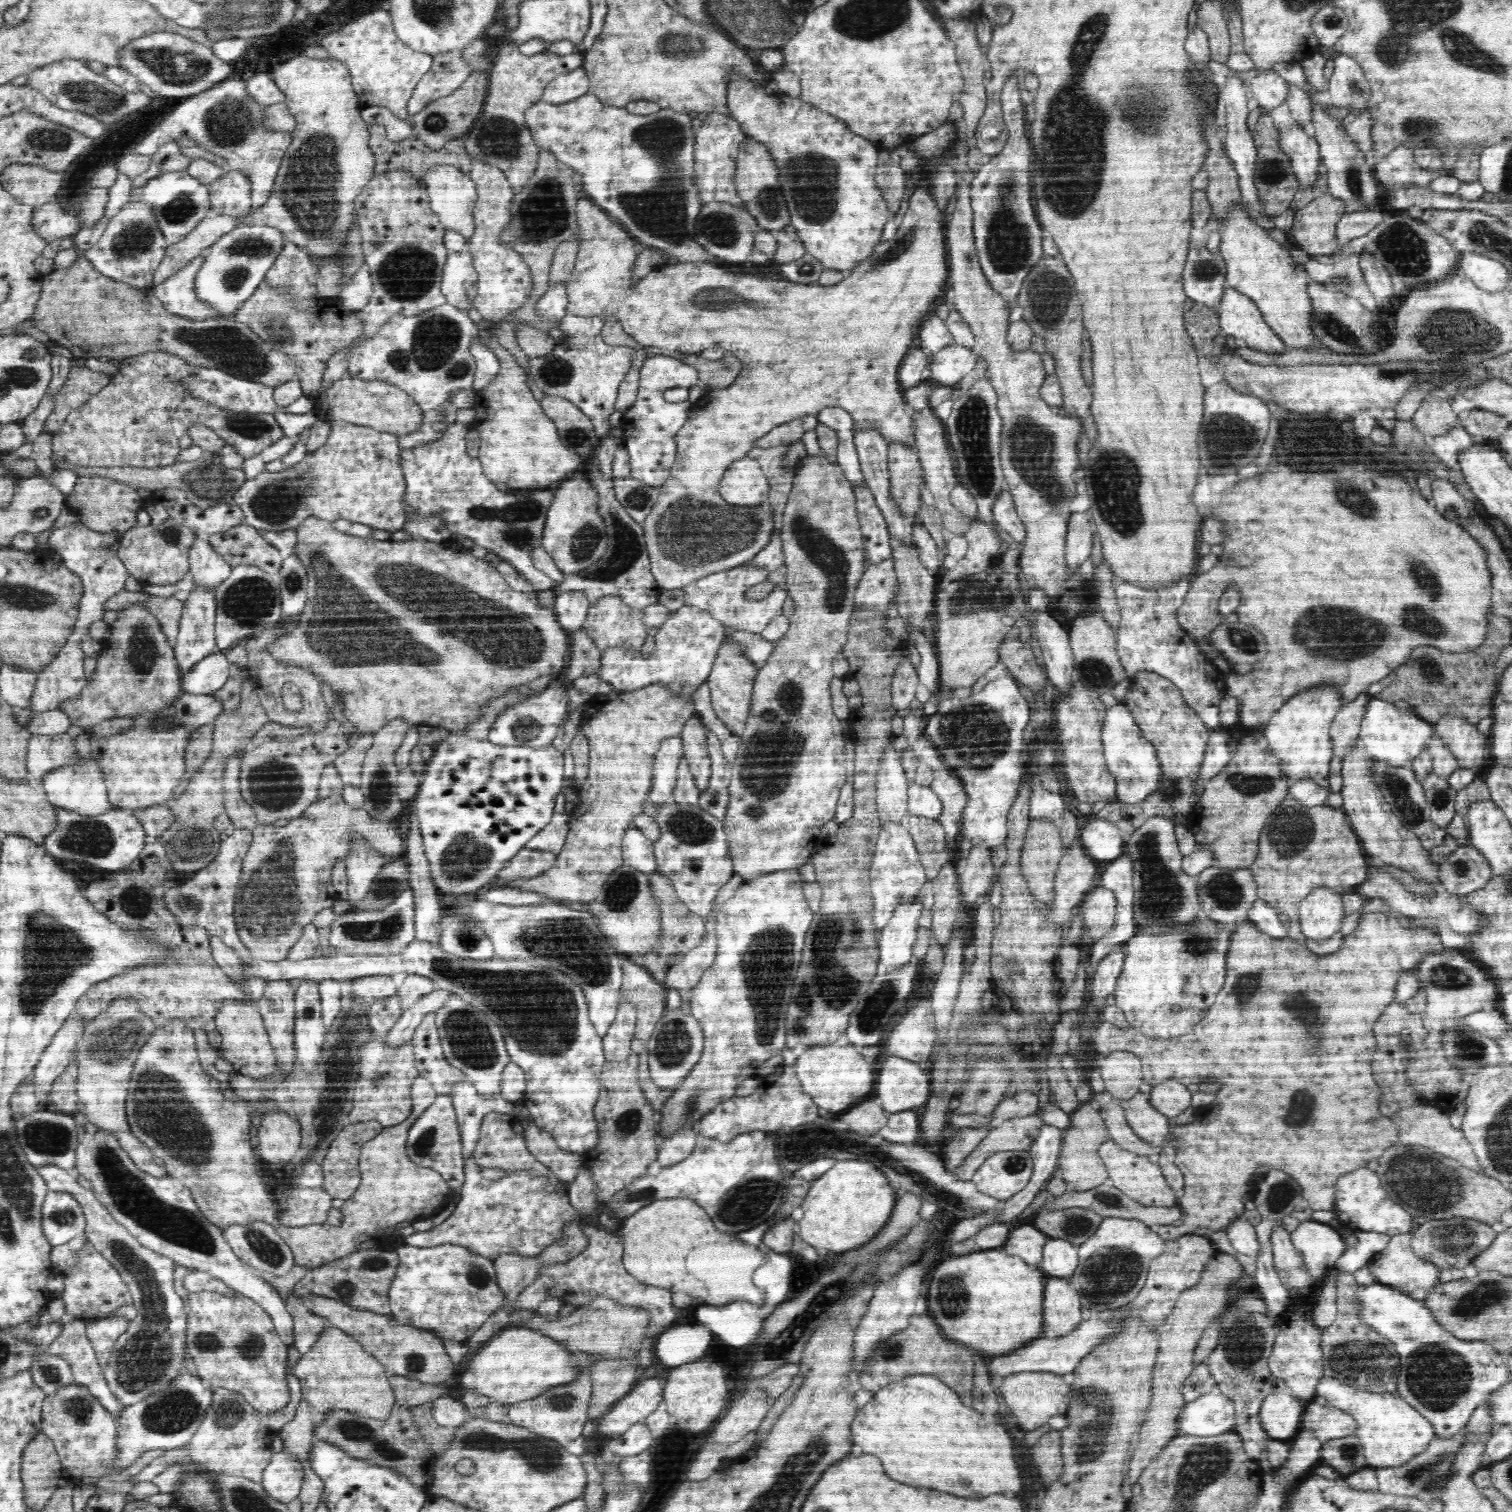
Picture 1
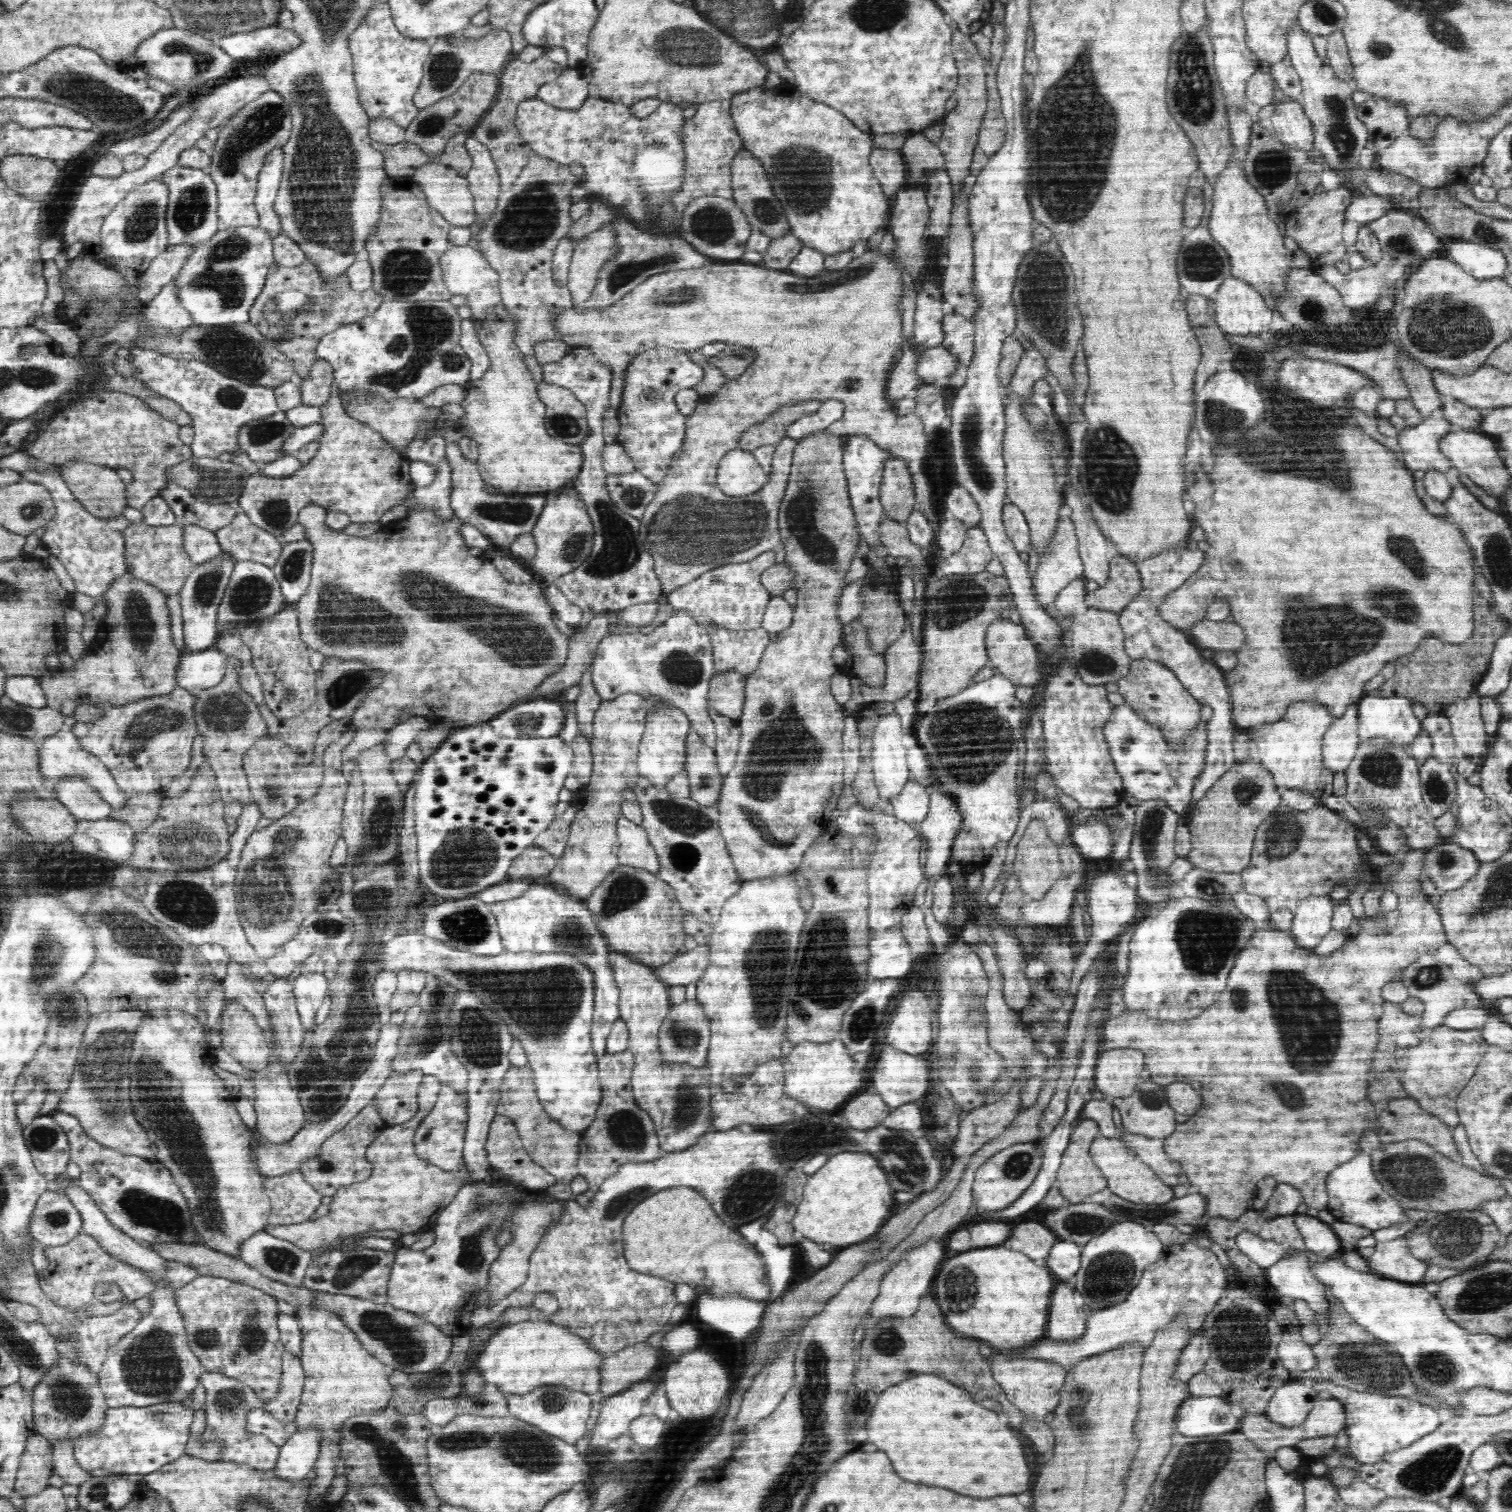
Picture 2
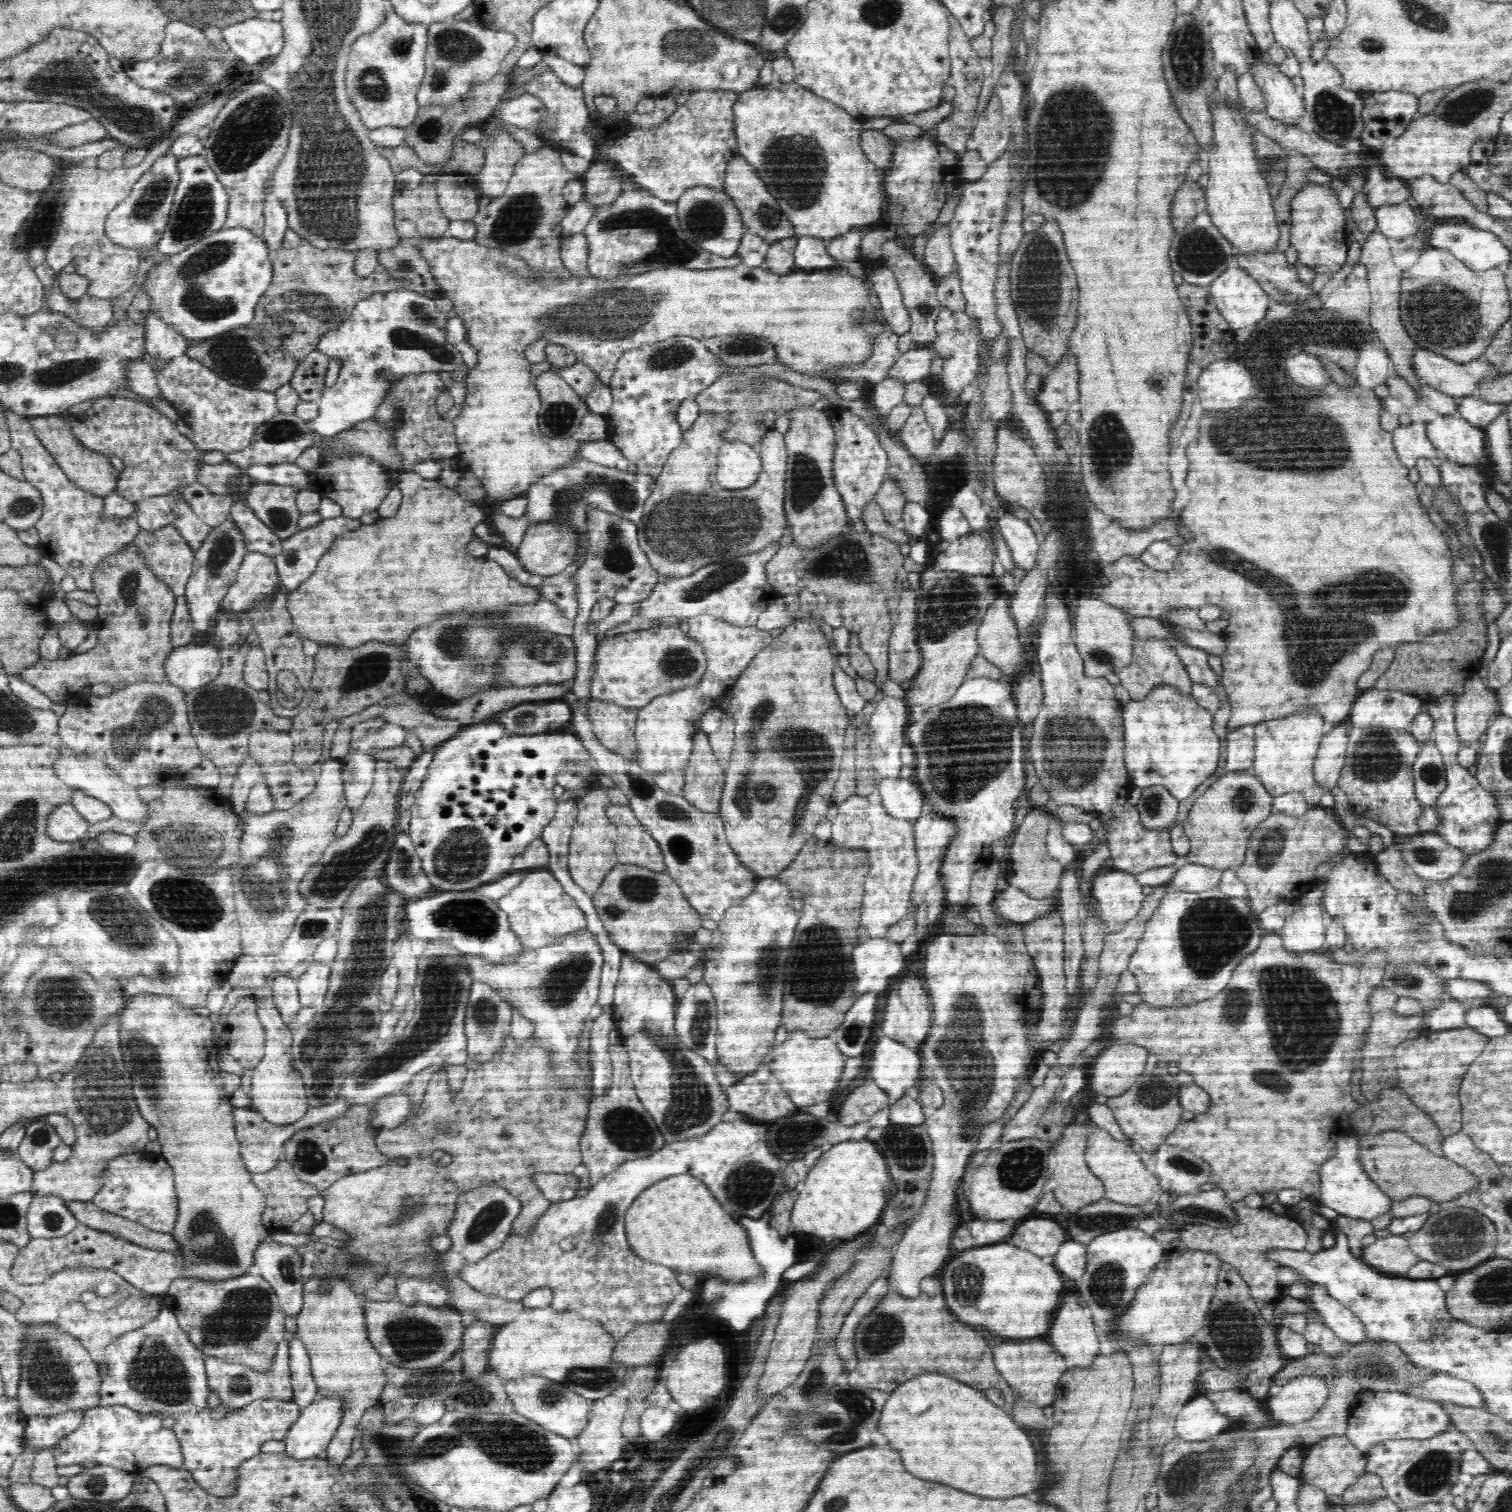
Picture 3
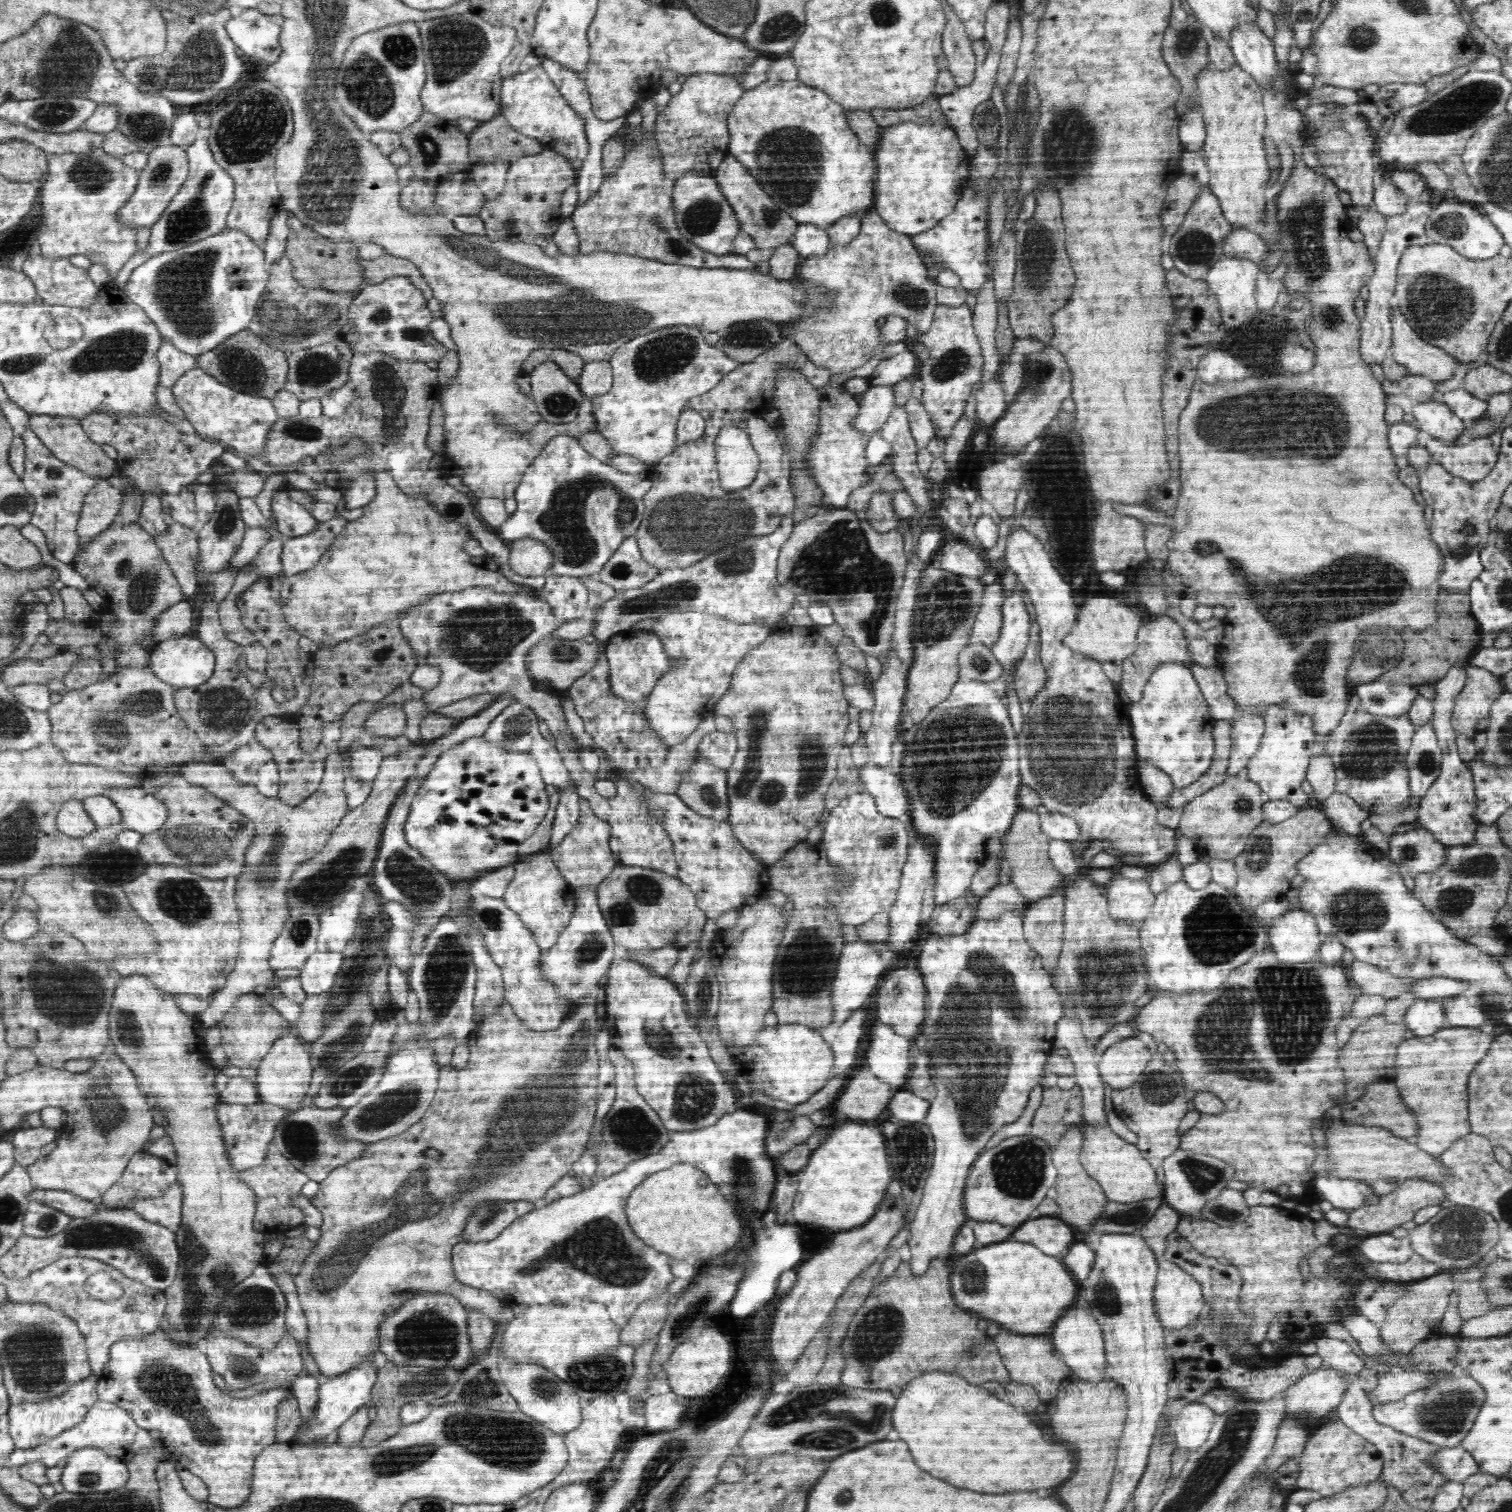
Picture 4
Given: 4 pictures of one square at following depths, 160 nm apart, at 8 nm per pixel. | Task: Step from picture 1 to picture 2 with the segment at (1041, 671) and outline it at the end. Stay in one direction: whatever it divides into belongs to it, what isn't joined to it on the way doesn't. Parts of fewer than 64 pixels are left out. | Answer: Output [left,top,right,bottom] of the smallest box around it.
[986,618,1043,687]

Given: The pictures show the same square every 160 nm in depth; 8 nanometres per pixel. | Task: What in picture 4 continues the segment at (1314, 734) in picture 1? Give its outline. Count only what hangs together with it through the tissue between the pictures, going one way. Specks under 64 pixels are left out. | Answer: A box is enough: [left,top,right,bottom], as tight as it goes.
[1246,704,1322,807]

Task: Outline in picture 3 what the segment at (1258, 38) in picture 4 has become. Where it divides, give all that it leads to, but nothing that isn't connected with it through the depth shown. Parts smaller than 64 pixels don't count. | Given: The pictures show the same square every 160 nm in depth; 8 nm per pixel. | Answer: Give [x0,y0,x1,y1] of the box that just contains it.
[1249,58,1305,126]

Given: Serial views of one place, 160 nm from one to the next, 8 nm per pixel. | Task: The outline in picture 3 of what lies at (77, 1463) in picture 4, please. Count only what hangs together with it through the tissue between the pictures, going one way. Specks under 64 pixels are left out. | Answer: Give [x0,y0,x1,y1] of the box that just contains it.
[69,1464,134,1503]

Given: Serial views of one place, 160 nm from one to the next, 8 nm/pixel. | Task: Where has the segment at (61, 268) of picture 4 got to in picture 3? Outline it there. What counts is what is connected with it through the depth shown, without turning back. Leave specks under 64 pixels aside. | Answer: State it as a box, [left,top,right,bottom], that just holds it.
[46,272,114,332]

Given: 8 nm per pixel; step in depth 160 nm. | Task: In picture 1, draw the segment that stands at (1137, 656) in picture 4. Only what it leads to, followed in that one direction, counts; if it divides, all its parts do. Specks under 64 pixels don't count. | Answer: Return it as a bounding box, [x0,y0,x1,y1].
[1120,670,1210,828]

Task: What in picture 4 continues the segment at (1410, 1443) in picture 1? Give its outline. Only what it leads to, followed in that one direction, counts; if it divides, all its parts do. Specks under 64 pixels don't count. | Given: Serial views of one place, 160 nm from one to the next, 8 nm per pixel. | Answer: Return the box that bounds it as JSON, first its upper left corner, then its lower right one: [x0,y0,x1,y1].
[1371,1370,1485,1447]

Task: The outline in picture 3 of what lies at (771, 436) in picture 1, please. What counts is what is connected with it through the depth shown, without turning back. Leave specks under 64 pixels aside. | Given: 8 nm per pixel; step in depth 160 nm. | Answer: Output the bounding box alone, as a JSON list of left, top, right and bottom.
[694,374,821,447]

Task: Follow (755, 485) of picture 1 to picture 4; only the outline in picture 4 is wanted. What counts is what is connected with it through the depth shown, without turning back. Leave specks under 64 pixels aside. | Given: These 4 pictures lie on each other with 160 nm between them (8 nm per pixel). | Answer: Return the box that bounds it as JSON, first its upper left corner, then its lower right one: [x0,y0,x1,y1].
[714,426,761,491]

